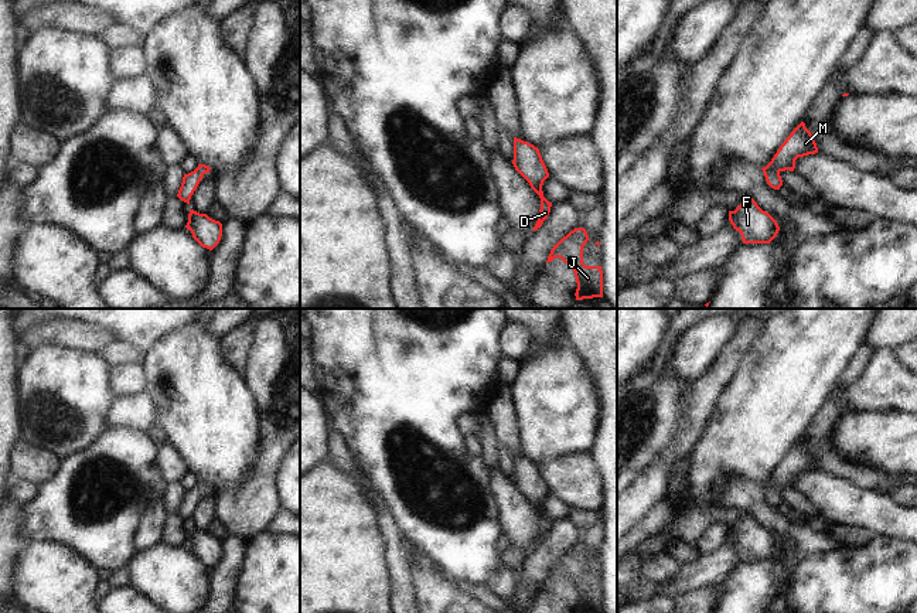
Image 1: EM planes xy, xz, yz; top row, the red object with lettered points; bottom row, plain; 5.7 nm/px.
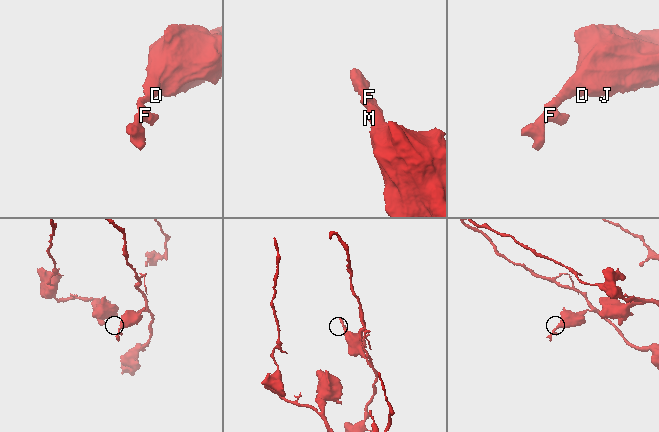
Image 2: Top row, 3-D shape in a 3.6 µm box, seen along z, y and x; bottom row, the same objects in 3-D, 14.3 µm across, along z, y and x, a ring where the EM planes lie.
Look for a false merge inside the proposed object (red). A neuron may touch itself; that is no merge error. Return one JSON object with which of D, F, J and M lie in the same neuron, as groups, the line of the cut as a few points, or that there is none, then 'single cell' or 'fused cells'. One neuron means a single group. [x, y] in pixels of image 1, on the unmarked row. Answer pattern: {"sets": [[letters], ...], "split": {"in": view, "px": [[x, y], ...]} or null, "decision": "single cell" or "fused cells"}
{"sets": [["D", "F", "J", "M"]], "split": null, "decision": "single cell"}

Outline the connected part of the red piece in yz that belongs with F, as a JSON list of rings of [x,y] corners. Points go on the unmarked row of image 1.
[[[753,515],[729,528],[729,538],[740,549],[743,561],[770,561],[780,548],[777,538]]]

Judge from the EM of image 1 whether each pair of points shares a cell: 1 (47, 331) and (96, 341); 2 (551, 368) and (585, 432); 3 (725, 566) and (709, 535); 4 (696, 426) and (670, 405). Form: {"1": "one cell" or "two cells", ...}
{"1": "one cell", "2": "one cell", "3": "two cells", "4": "two cells"}

